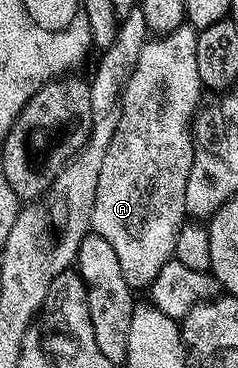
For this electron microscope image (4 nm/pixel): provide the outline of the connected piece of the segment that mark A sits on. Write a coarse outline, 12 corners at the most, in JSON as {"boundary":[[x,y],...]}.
{"boundary":[[198,31],[150,37],[91,230],[144,291],[187,221]]}

